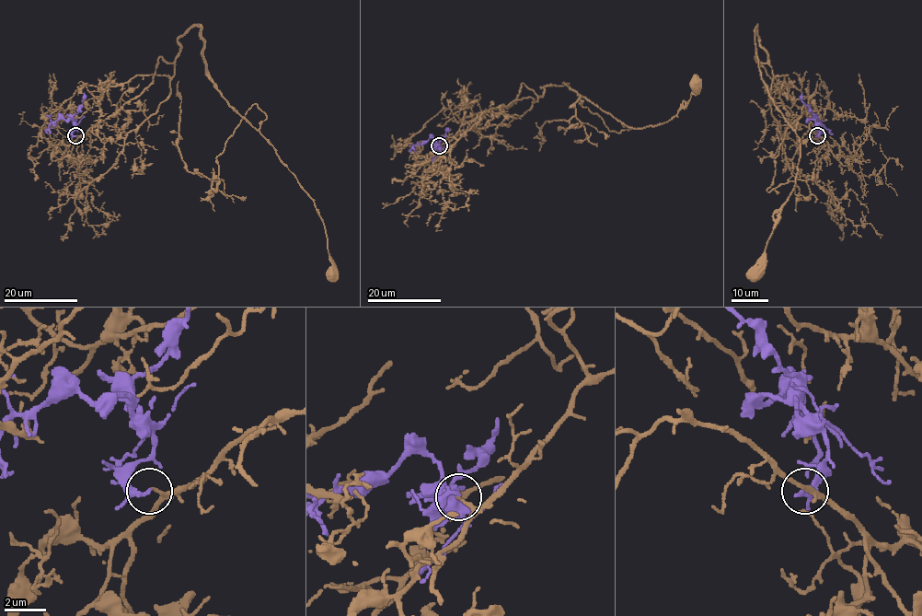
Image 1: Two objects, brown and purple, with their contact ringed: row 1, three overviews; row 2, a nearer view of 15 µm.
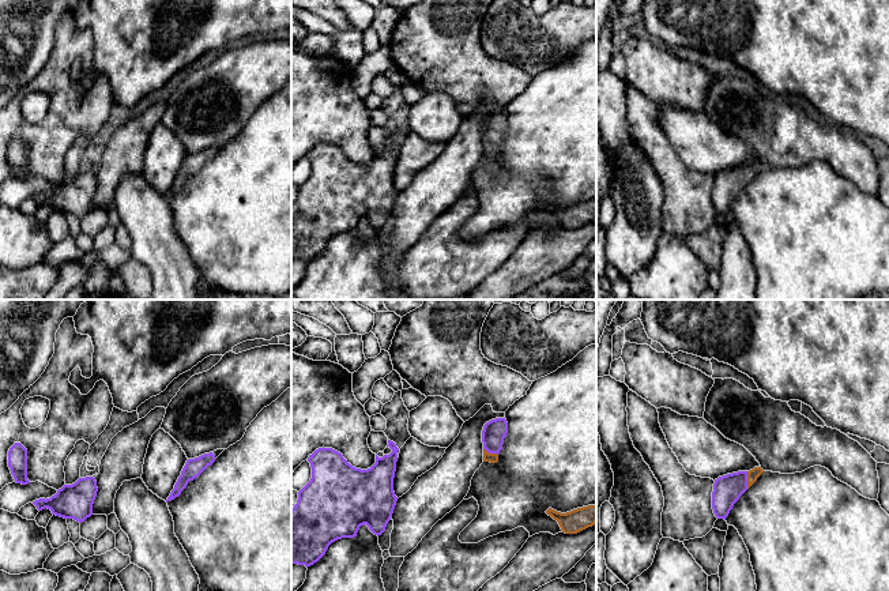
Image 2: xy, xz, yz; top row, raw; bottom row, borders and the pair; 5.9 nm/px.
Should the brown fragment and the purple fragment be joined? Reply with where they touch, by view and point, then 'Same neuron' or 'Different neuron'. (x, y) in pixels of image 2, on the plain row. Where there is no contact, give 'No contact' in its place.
Touches brown at yz (748, 174). Same neuron

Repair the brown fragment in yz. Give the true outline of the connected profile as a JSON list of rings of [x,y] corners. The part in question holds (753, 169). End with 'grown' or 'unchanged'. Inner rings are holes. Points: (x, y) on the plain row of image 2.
[[[754,162],[750,166],[738,166],[715,174],[712,187],[715,211],[726,215],[734,199],[762,167],[764,165],[761,162]]]; grown

